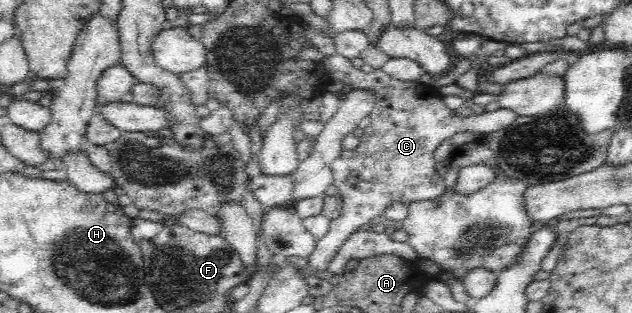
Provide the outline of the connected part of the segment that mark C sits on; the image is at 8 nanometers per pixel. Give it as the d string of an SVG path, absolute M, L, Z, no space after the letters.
M338 54L326 56L319 65L323 65L325 73L332 80L342 81L353 90L371 90L377 103L369 115L371 125L364 129L357 148L354 151L342 150L341 155L331 163L333 182L339 191L342 210L339 217L330 220L329 231L316 243L313 253L308 257L307 268L299 268L305 279L325 271L347 237L377 215L384 215L391 203L399 201L408 204L432 200L447 191L444 180L437 174L436 162L433 160L433 151L442 141L463 131L487 135L512 125L518 117L515 111L498 107L481 115L460 117L447 109L440 94L427 95L423 91L417 91L420 85L418 81L397 80L382 70L364 73Z

